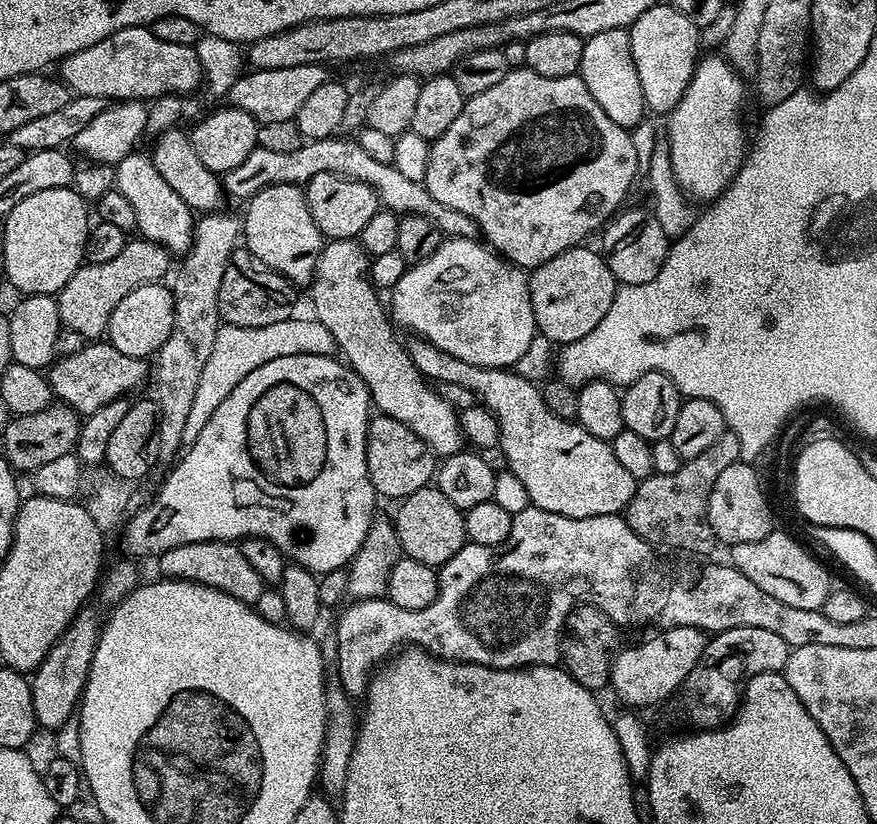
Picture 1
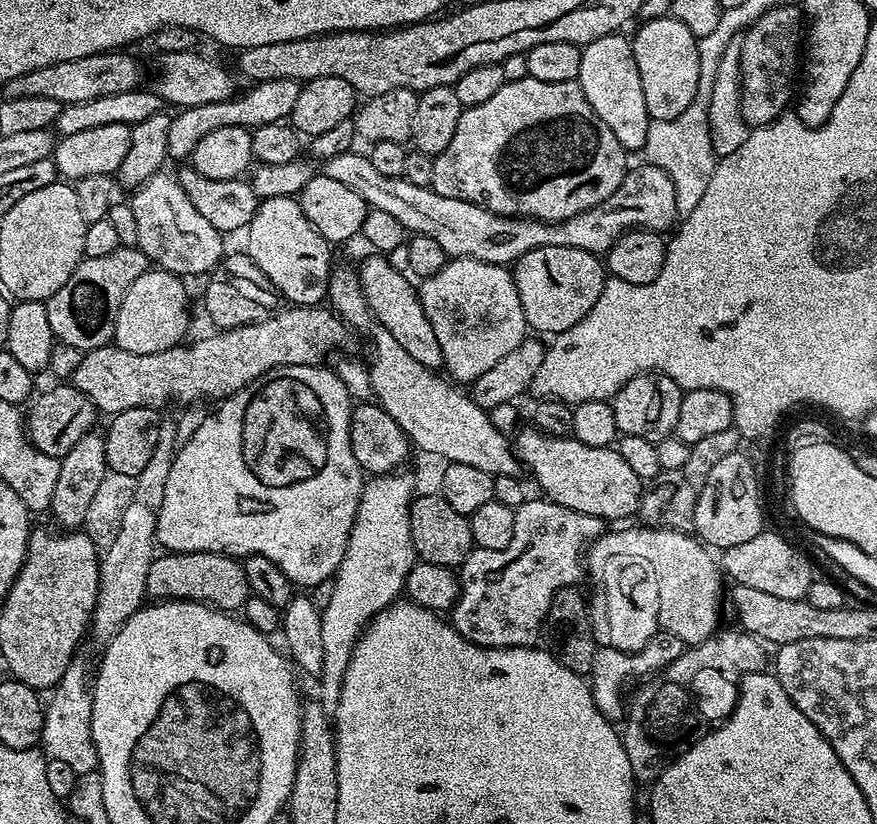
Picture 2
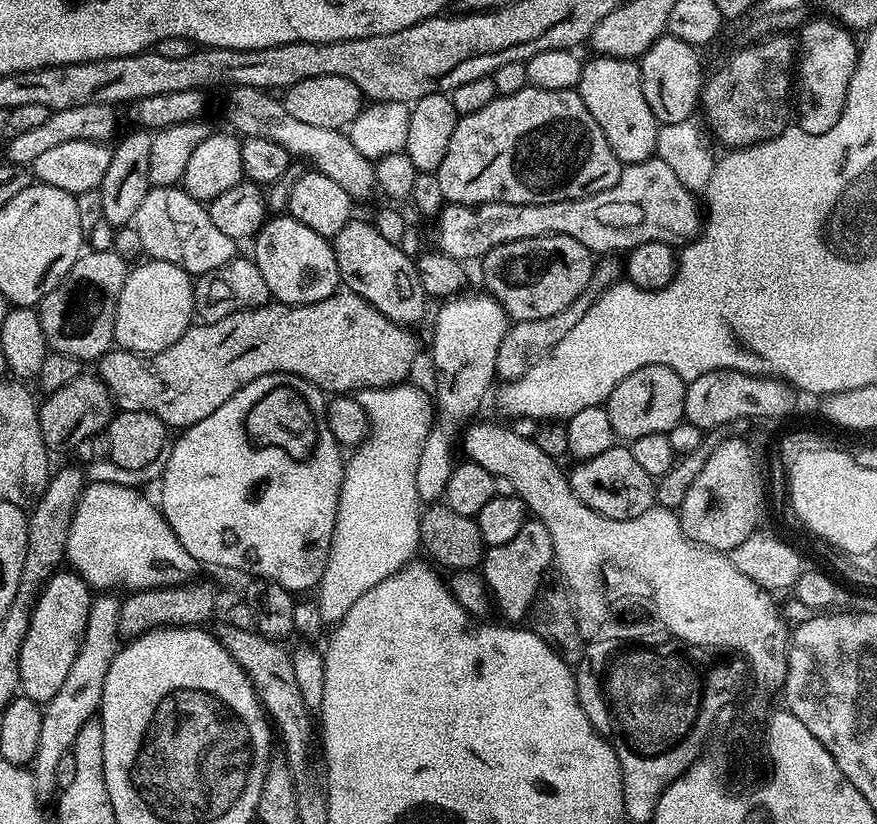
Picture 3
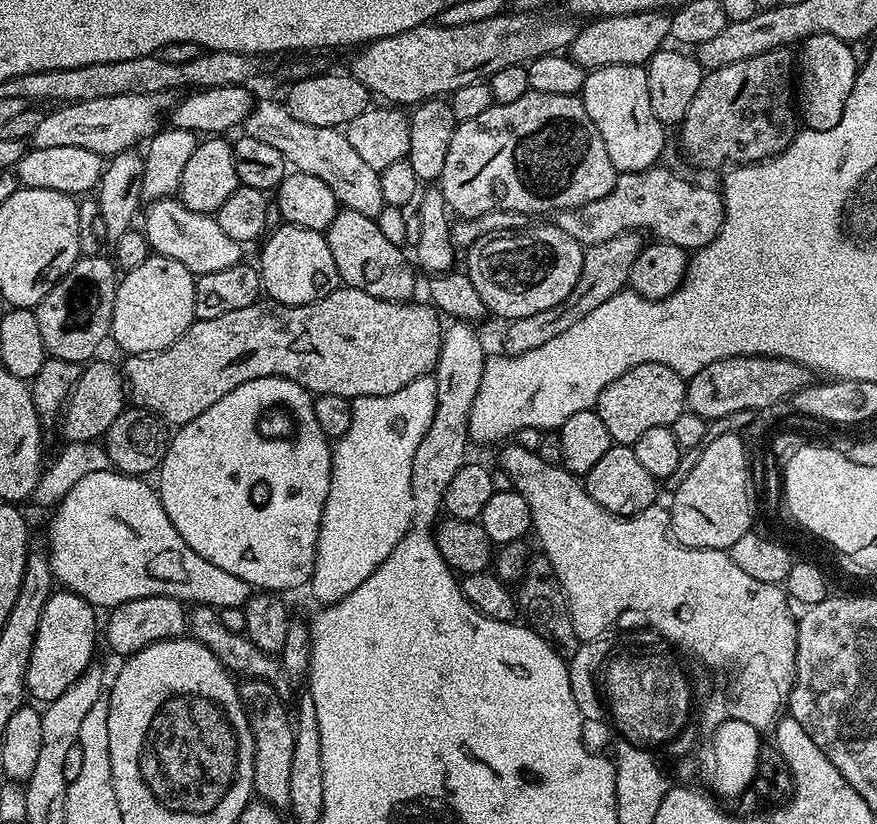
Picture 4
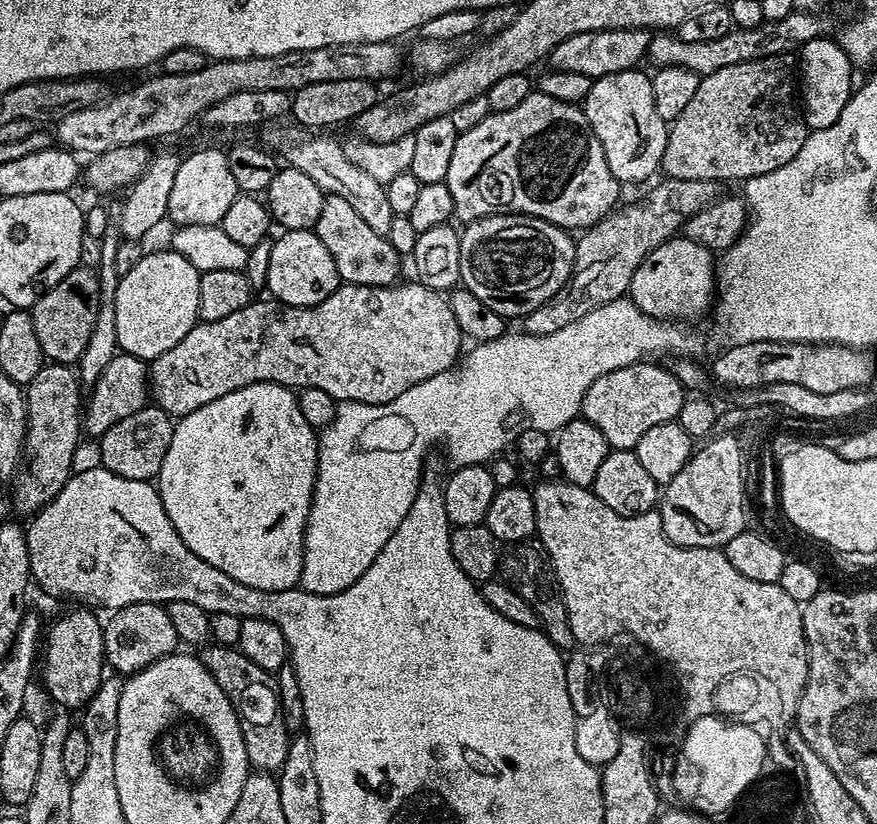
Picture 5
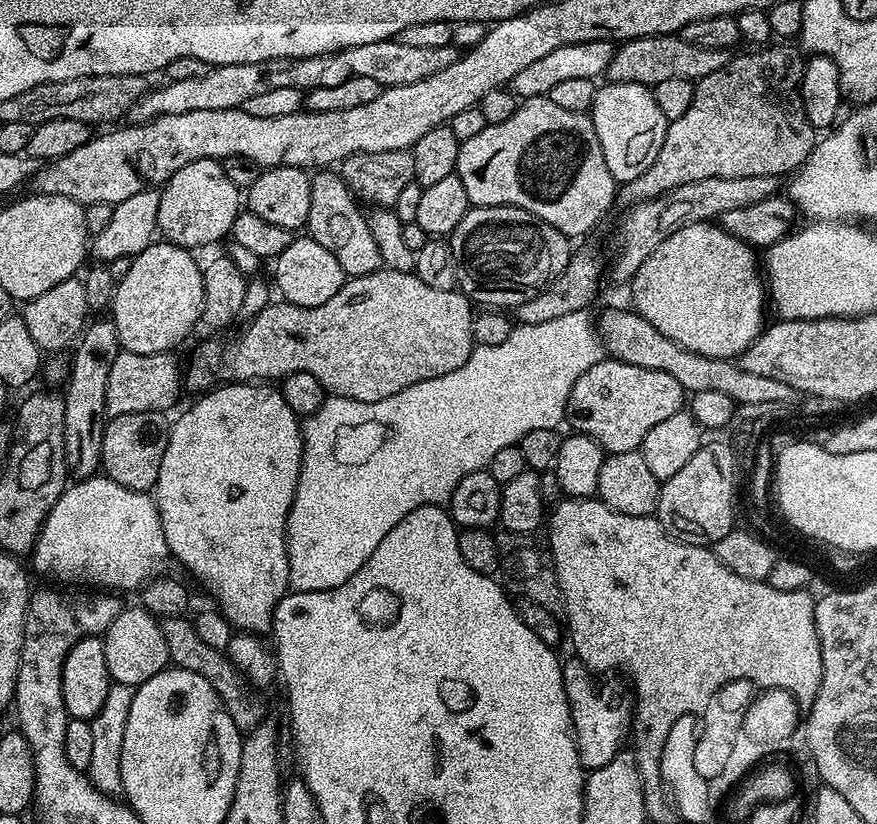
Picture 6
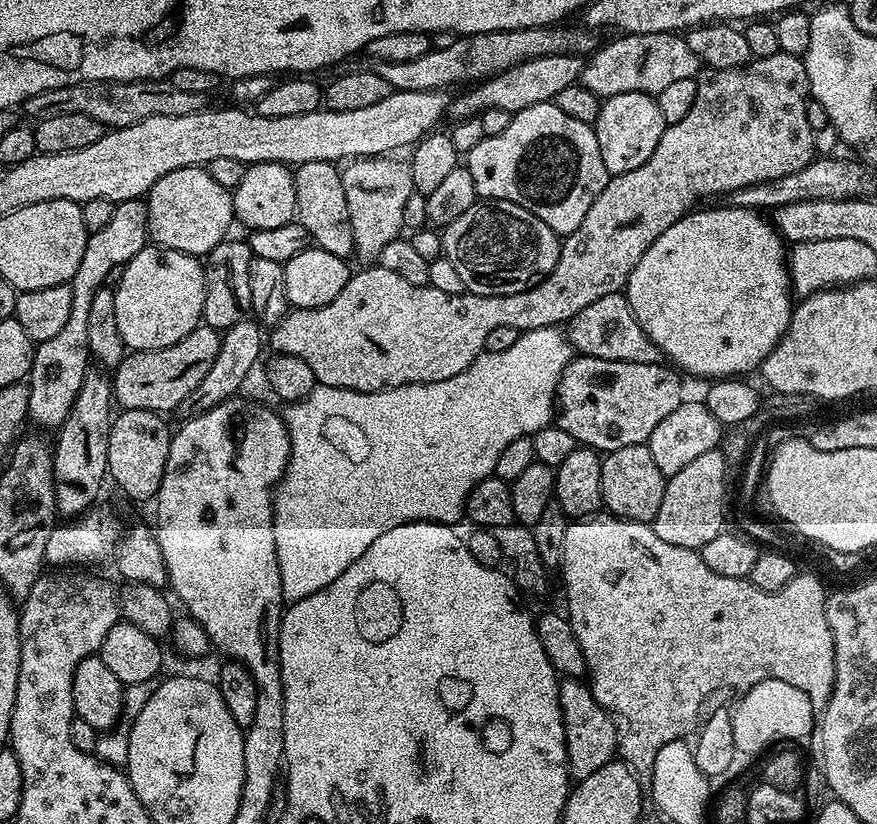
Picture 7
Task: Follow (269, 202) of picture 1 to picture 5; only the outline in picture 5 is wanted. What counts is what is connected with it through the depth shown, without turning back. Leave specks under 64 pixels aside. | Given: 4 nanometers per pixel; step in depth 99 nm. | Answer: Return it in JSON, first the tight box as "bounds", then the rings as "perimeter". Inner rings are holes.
{"bounds":[267,230,342,308],"perimeter":[[[312,230],[285,231],[283,235],[281,240],[275,241],[270,252],[267,291],[281,304],[303,308],[330,298],[342,283],[338,266],[334,266],[334,258],[330,258],[330,250],[322,246]]]}

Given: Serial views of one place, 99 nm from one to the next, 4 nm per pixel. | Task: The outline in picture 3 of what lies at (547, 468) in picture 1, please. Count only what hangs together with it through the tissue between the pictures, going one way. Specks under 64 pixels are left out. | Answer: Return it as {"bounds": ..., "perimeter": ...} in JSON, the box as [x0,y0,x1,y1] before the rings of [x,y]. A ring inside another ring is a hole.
{"bounds":[334,218,656,520],"perimeter":[[[359,218],[349,220],[347,226],[334,237],[334,247],[340,279],[347,291],[361,296],[367,304],[374,306],[395,324],[411,326],[423,318],[426,297],[418,278],[415,259],[402,254],[400,245],[382,238],[375,223],[368,221],[367,224]],[[631,447],[611,448],[606,450],[606,454],[598,454],[589,460],[581,460],[575,466],[577,468],[573,472],[567,473],[568,484],[572,487],[573,494],[590,510],[606,518],[625,520],[638,518],[638,514],[646,514],[646,510],[653,507],[656,498],[654,477],[646,474],[642,466],[638,466]]]}

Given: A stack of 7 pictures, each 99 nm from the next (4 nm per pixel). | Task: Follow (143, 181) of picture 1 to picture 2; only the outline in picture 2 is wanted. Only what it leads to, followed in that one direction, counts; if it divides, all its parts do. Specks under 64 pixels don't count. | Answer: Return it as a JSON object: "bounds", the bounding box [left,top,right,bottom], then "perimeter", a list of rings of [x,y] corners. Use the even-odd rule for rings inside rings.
{"bounds":[130,171,225,278],"perimeter":[[[158,171],[131,193],[130,203],[138,225],[138,242],[135,247],[146,253],[157,269],[173,272],[181,278],[203,277],[224,259],[225,237],[214,226],[210,226],[210,222],[206,222],[198,210],[194,210],[190,198],[186,198],[186,190],[182,190],[175,175],[167,176],[165,172]]]}

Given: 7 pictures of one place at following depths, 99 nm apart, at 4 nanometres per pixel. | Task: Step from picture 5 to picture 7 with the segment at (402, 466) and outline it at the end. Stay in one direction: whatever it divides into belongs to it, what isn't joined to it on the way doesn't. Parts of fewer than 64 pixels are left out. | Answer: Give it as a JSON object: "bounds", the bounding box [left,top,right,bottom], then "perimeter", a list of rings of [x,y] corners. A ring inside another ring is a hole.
{"bounds":[272,327,574,601],"perimeter":[[[559,327],[539,328],[522,332],[518,342],[501,352],[483,351],[480,357],[462,374],[454,374],[454,378],[446,378],[442,382],[430,382],[429,384],[407,384],[397,388],[387,388],[381,392],[359,392],[358,390],[342,390],[334,386],[317,384],[306,398],[287,405],[282,415],[284,425],[290,438],[290,458],[284,471],[284,477],[274,489],[272,497],[272,521],[274,522],[274,546],[278,550],[278,570],[280,571],[280,594],[285,601],[310,598],[318,590],[330,586],[350,562],[357,560],[362,554],[366,554],[369,546],[374,546],[381,534],[386,530],[394,530],[394,526],[402,526],[411,520],[433,520],[435,524],[459,525],[459,520],[465,519],[464,503],[470,494],[470,490],[478,482],[482,482],[487,476],[496,471],[498,454],[514,442],[514,438],[523,436],[531,437],[532,433],[549,427],[554,420],[554,401],[556,387],[560,381],[562,370],[572,360],[574,349],[567,335]]]}

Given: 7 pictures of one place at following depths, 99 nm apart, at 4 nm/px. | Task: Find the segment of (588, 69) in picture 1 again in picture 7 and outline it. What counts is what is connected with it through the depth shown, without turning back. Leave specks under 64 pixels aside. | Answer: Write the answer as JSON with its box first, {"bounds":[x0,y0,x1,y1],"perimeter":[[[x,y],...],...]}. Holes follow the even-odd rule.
{"bounds":[594,92,666,176],"perimeter":[[[635,92],[607,97],[600,105],[594,127],[598,150],[602,150],[602,162],[606,162],[606,170],[612,176],[617,176],[626,170],[638,170],[638,166],[642,166],[642,162],[646,162],[646,158],[654,154],[658,138],[662,138],[666,125],[662,110],[658,110],[656,97]]]}

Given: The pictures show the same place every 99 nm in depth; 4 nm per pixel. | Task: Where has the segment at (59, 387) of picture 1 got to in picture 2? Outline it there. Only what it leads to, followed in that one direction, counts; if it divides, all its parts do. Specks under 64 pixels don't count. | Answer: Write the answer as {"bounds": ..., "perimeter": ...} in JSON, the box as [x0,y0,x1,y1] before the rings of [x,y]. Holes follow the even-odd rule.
{"bounds":[70,306,350,414],"perimeter":[[[288,306],[253,324],[213,333],[213,336],[204,336],[193,344],[185,343],[158,354],[141,356],[109,342],[84,353],[82,362],[78,362],[72,371],[70,383],[90,398],[100,414],[135,408],[160,410],[171,400],[177,400],[180,406],[192,406],[204,402],[200,400],[207,396],[216,402],[225,396],[233,396],[271,368],[319,365],[327,361],[324,359],[328,355],[331,357],[340,350],[335,348],[347,342],[350,329],[331,307]]]}

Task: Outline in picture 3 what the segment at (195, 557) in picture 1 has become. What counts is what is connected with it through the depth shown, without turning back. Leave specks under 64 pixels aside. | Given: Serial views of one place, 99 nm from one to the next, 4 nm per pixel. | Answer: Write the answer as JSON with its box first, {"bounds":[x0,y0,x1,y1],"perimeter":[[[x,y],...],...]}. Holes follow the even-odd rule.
{"bounds":[118,578,216,637],"perimeter":[[[193,578],[170,588],[142,588],[132,590],[120,603],[118,630],[121,637],[144,636],[156,628],[169,626],[200,626],[216,612],[216,588],[208,580]]]}

